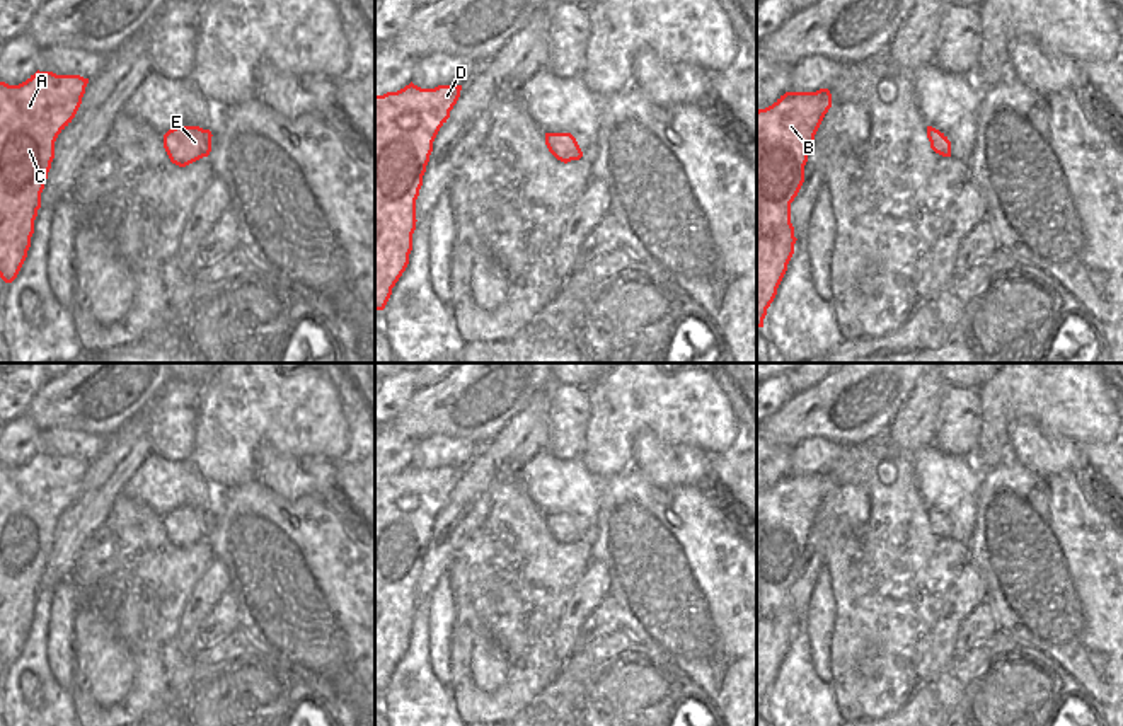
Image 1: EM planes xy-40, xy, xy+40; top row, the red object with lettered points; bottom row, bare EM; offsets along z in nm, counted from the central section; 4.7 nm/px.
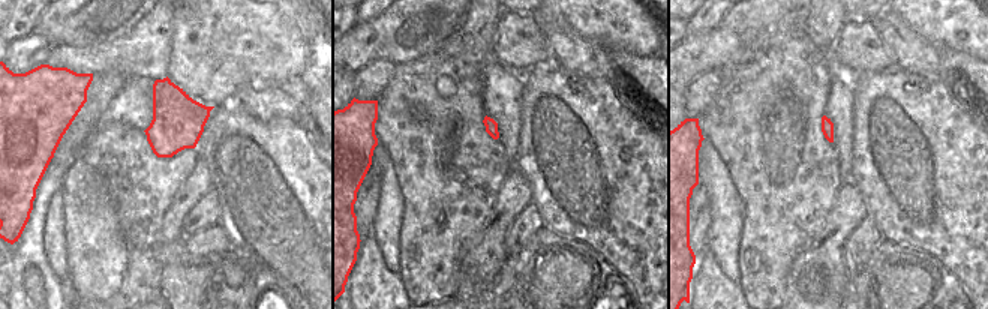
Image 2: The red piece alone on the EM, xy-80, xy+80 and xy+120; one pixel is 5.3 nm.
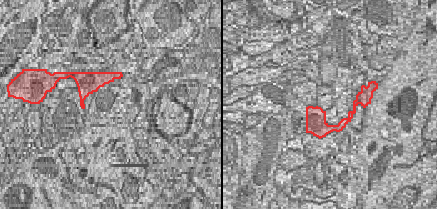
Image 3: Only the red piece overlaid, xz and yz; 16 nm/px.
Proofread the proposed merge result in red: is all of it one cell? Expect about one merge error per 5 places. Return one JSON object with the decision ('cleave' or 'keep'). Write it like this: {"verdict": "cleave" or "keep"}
{"verdict": "keep"}

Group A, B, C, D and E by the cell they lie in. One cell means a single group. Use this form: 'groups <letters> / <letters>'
groups A B C D E

